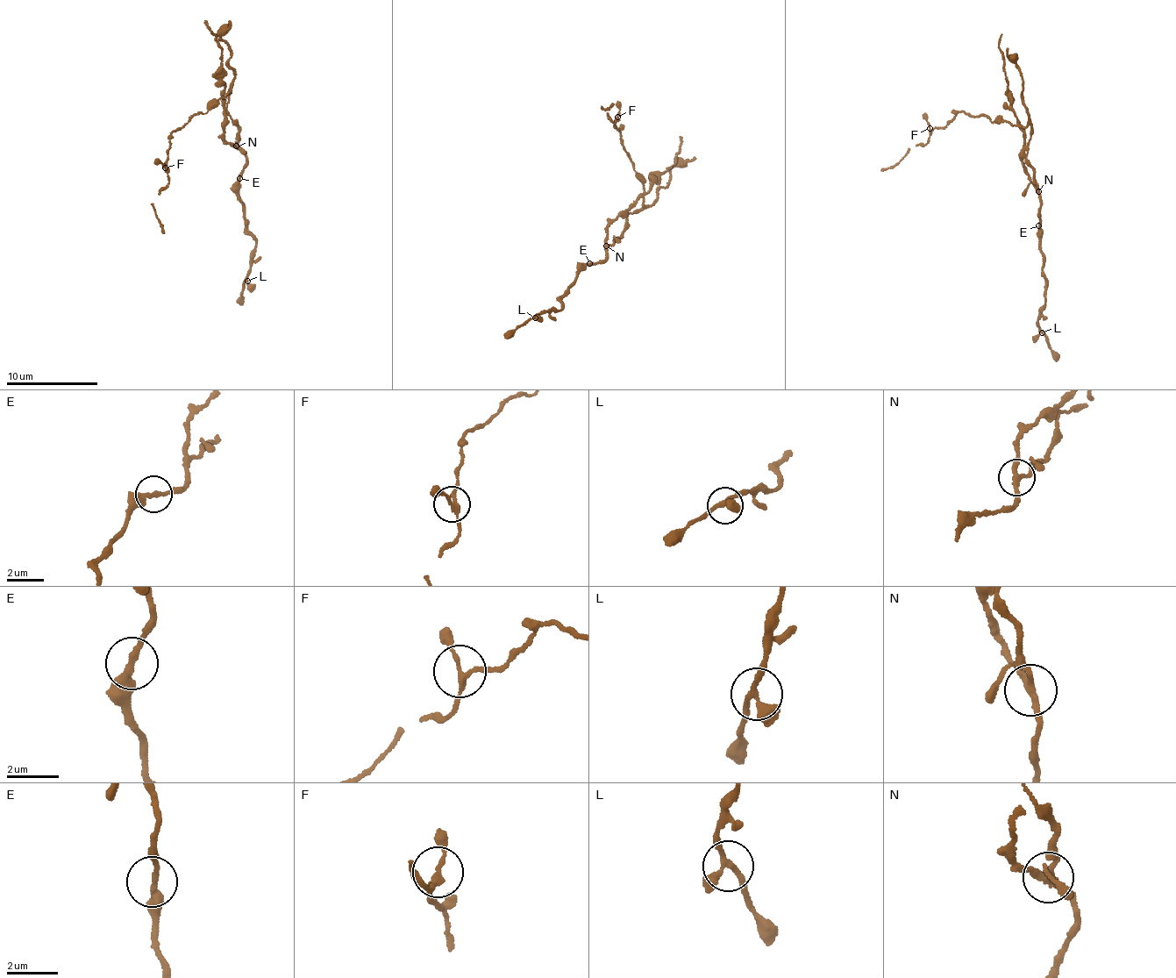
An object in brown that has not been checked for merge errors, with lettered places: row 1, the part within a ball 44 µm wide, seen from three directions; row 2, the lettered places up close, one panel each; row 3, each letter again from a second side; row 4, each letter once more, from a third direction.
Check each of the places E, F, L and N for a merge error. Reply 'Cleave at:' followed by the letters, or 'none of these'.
Cleave at: N

